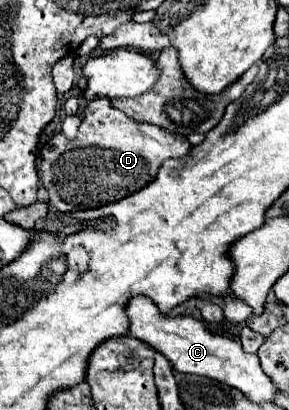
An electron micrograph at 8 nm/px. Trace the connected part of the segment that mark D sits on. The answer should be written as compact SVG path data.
M96 98L84 110L84 120L78 128L76 140L68 142L62 132L54 134L48 144L44 144L40 152L40 178L44 188L50 192L50 204L60 212L76 212L88 210L96 206L104 206L110 202L118 202L128 194L138 192L140 188L148 186L164 160L168 158L182 158L192 150L192 144L182 134L170 134L168 130L152 124L140 124L122 114L120 110L112 108L108 98Z

